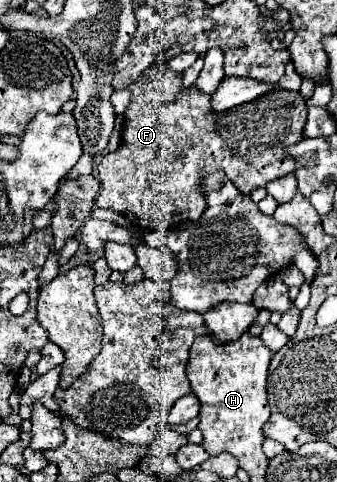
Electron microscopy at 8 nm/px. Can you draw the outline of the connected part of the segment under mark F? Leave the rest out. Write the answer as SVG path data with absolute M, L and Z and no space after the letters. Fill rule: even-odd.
M156 62L150 70L144 72L138 82L130 84L130 94L132 98L124 114L124 132L120 146L116 152L108 152L106 156L102 156L96 166L100 180L96 206L126 216L140 232L174 228L180 220L198 220L206 210L200 182L200 172L206 166L222 168L232 184L240 190L240 194L250 194L256 188L264 188L274 178L278 180L282 176L294 174L296 170L296 160L292 156L286 156L284 150L304 138L308 106L306 98L300 92L284 88L270 90L270 94L266 92L252 102L218 114L208 108L206 94L200 94L192 86L182 88L180 76L170 70L168 62Z

